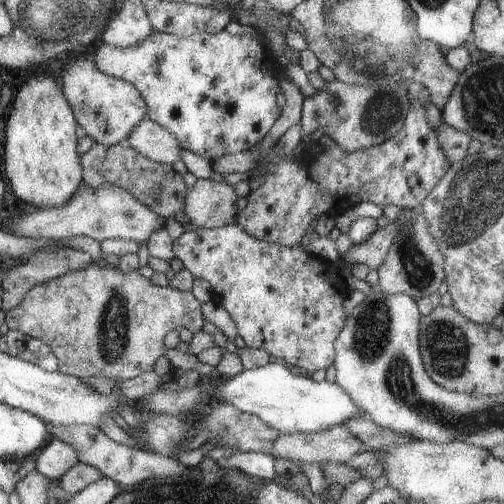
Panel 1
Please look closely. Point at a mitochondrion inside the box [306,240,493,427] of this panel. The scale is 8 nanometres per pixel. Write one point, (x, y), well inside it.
(447, 347)

